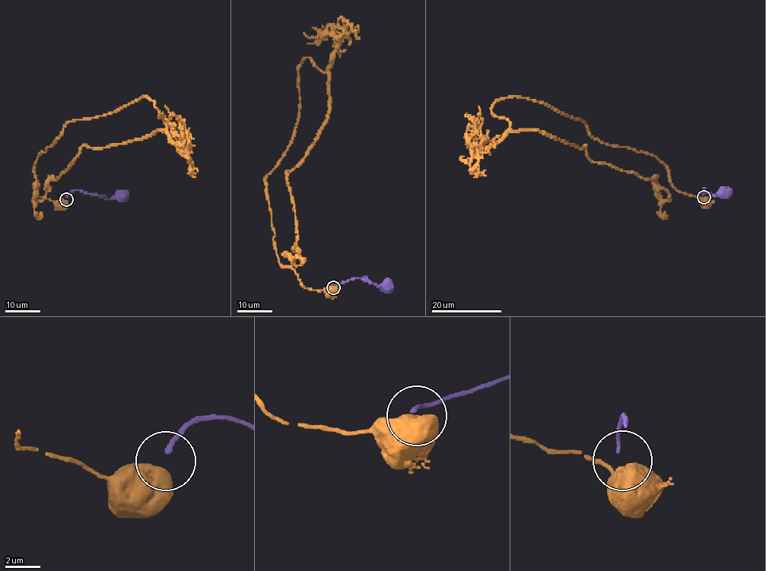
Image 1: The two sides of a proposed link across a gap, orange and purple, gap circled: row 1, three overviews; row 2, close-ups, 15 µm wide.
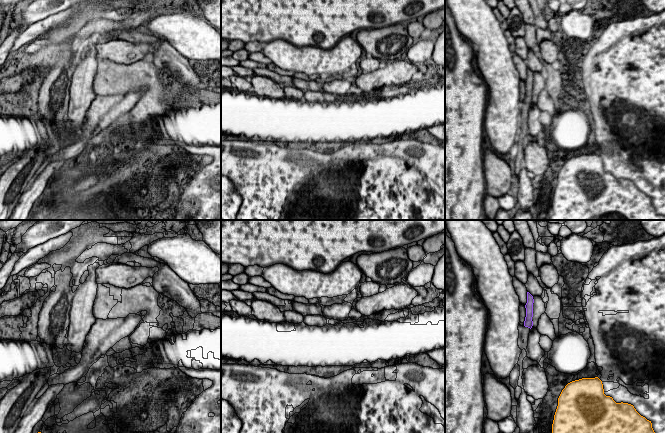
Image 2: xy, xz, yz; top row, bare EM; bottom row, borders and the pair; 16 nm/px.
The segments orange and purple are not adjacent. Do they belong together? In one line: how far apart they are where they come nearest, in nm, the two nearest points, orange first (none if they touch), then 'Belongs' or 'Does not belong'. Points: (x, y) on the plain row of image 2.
Distance 1050 nm. Across: yz (568, 159), (530, 104). Does not belong

